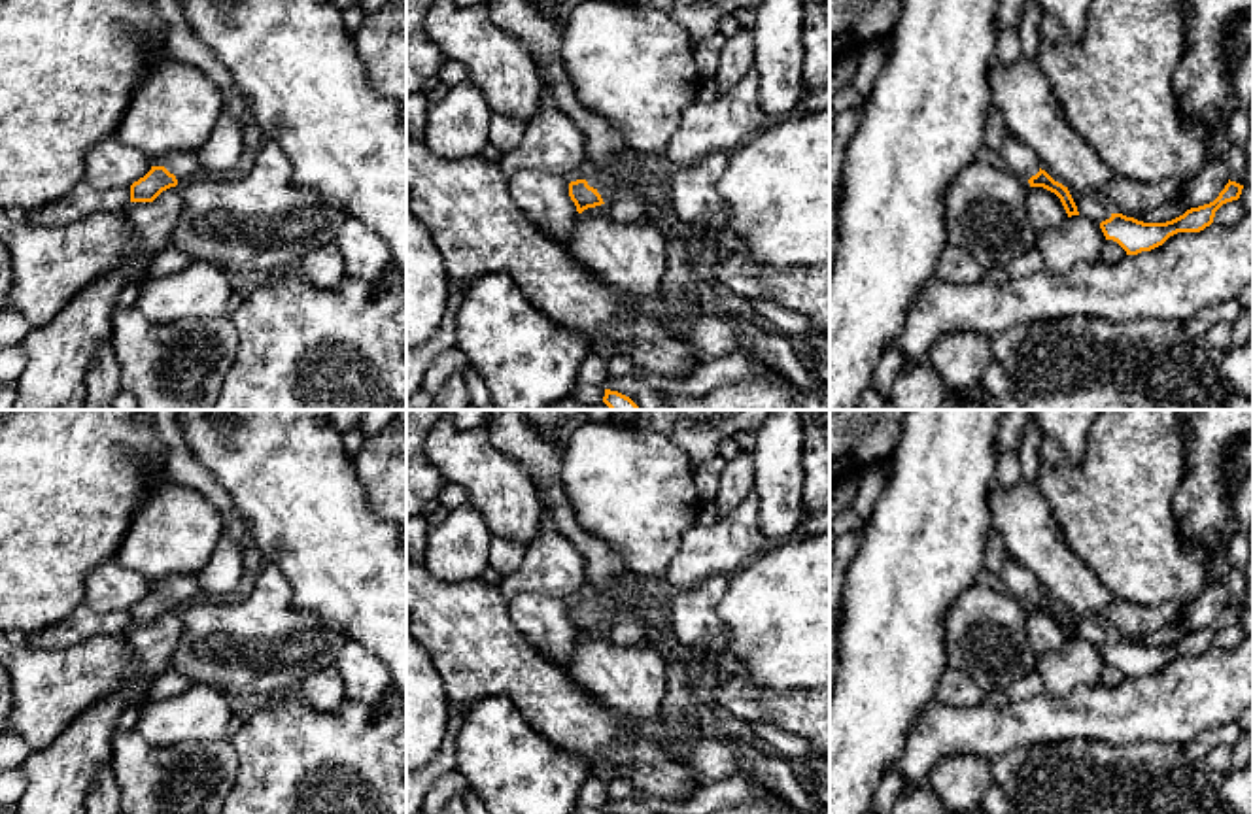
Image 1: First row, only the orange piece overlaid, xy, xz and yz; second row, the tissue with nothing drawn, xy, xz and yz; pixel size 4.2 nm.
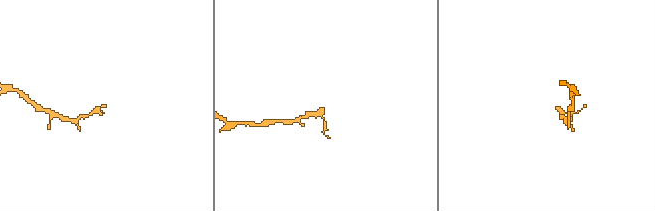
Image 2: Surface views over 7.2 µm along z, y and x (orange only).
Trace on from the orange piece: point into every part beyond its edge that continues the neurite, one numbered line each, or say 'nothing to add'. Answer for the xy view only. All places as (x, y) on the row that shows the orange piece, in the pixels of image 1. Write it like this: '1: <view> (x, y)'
1: xy (186, 165)

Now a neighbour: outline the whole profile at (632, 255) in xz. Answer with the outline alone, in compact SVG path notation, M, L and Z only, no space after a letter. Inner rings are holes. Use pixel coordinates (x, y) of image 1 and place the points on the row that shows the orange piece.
M609 202L576 213L571 229L573 255L637 297L652 295L661 285L667 242L667 229L650 215L614 223Z

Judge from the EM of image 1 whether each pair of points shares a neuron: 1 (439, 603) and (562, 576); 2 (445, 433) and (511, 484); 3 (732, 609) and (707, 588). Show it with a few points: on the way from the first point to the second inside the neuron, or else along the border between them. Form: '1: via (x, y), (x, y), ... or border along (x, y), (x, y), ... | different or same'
1: border along (497, 586), (505, 607) | different
2: via (462, 450), (494, 480) | same
3: border along (730, 576), (719, 603), (726, 643) | different

